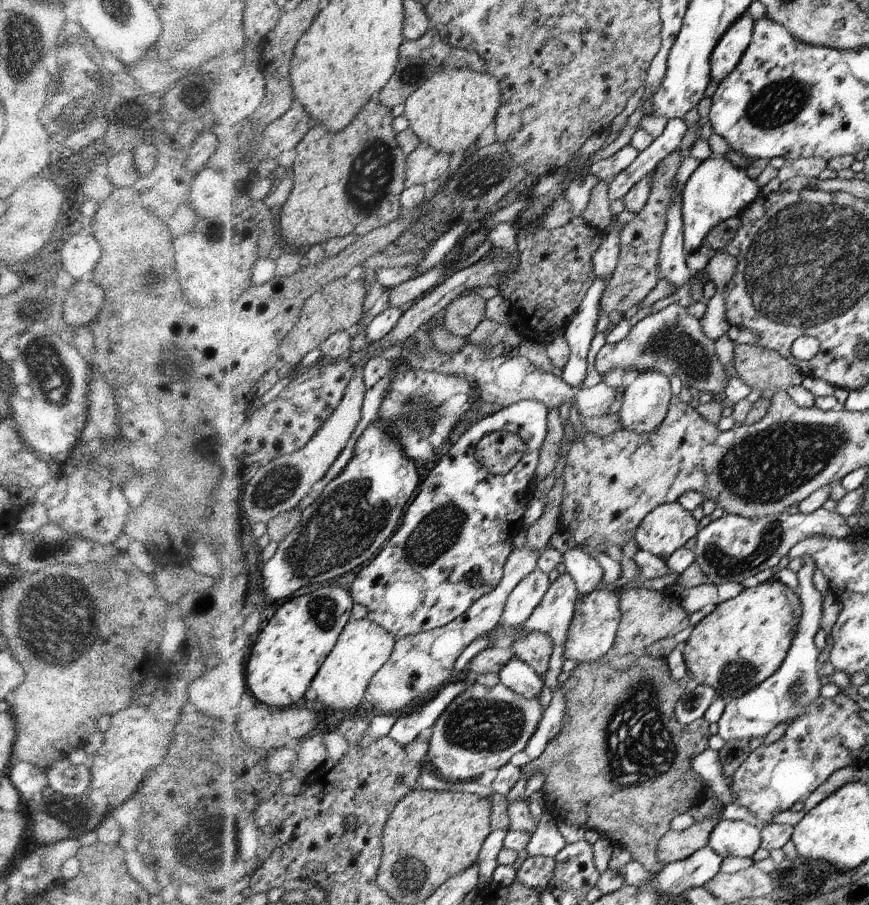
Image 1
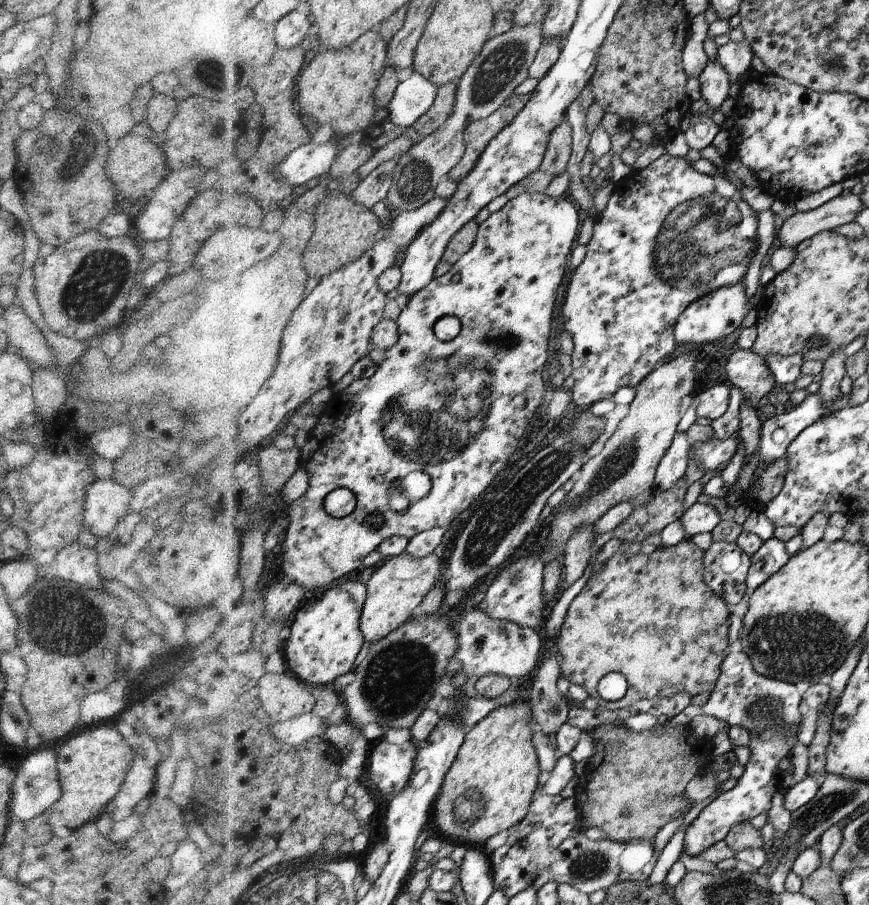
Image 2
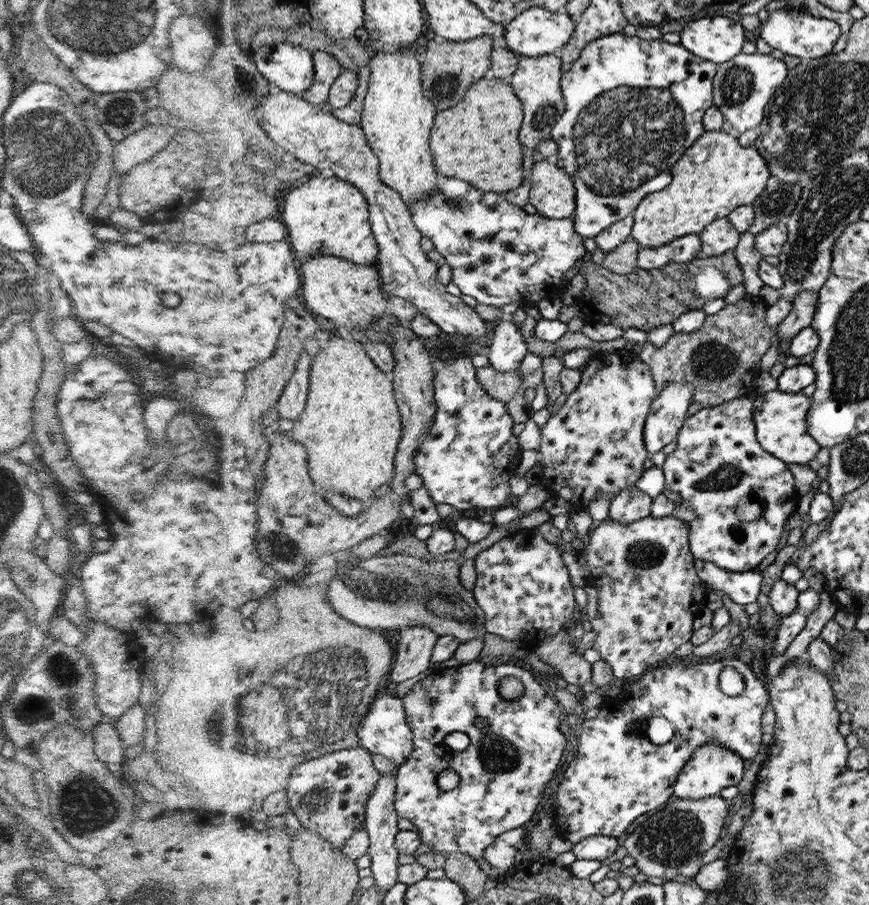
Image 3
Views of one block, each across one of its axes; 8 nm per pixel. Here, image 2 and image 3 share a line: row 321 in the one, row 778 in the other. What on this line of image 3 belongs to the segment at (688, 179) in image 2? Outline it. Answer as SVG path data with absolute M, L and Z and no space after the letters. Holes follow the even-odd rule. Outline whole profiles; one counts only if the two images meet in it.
M723 658L710 663L696 663L687 659L666 662L644 676L627 683L624 694L605 698L595 718L584 719L578 738L578 751L564 772L564 779L558 786L555 798L555 835L568 840L572 845L592 836L620 837L632 822L648 812L663 808L670 802L673 786L680 770L704 744L722 744L732 752L739 753L744 760L756 760L760 748L764 748L764 716L768 716L771 703L768 683L760 680L760 672L752 664L738 658ZM732 667L743 678L745 688L739 696L727 696L720 689L719 678L723 668ZM654 716L664 716L673 728L673 737L665 744L656 746L648 741L647 722Z

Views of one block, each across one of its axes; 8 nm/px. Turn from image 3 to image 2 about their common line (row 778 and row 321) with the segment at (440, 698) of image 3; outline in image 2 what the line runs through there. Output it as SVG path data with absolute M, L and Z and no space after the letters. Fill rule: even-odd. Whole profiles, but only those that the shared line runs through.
M544 193L519 194L479 224L468 254L416 296L404 300L403 310L397 318L401 330L399 343L386 350L374 347L371 358L378 364L376 373L370 378L356 379L341 393L335 393L302 449L302 465L310 473L311 489L300 500L290 504L289 527L282 537L284 571L293 581L305 586L306 590L332 586L336 580L361 570L364 560L393 536L412 540L436 527L448 529L506 466L506 460L516 452L518 442L526 434L538 406L545 402L542 368L548 360L552 314L578 228L578 212L568 202L567 196L552 198ZM448 315L457 316L462 328L455 339L442 341L436 336L434 326L440 318ZM486 368L494 370L492 406L488 388L492 372ZM398 452L432 466L416 464L414 460L398 456ZM424 468L433 480L430 494L412 502L408 512L396 512L391 505L394 484L404 481L413 472L424 471ZM341 488L352 490L358 504L350 516L336 518L327 511L326 499ZM372 515L383 515L385 518L380 528L368 524Z

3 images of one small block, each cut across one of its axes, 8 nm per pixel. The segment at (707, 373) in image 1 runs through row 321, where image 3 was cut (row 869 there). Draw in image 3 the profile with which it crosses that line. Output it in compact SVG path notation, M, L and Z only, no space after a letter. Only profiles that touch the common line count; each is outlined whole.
M720 795L704 800L680 798L672 804L640 816L640 820L632 824L632 832L626 836L622 847L626 848L626 856L634 858L634 865L642 874L665 879L674 879L678 875L694 878L701 870L702 854L718 843L726 818L730 818L728 806Z

